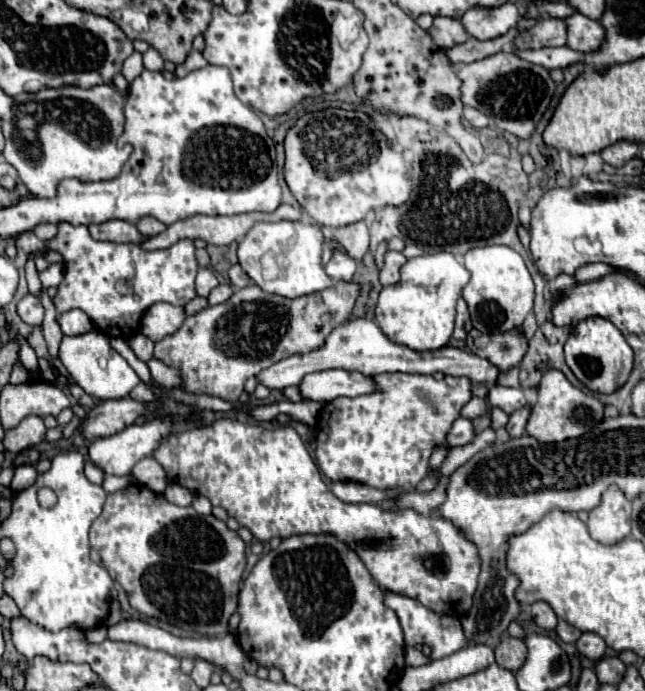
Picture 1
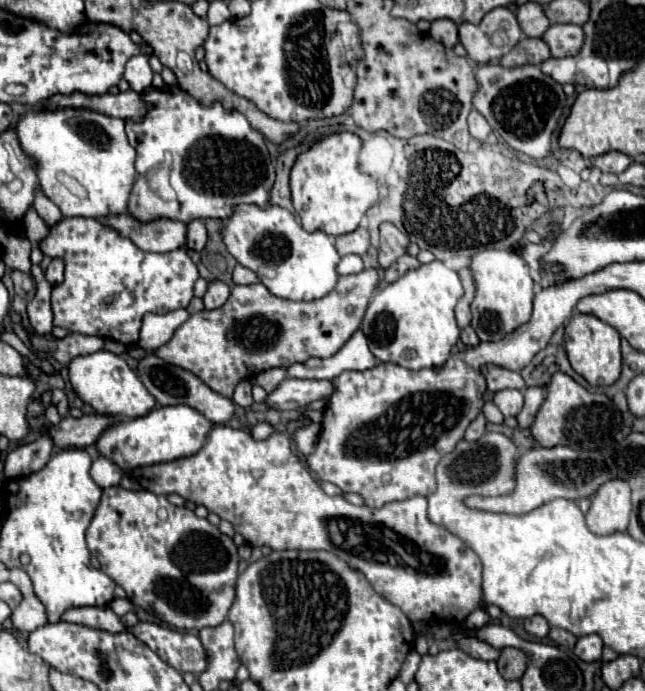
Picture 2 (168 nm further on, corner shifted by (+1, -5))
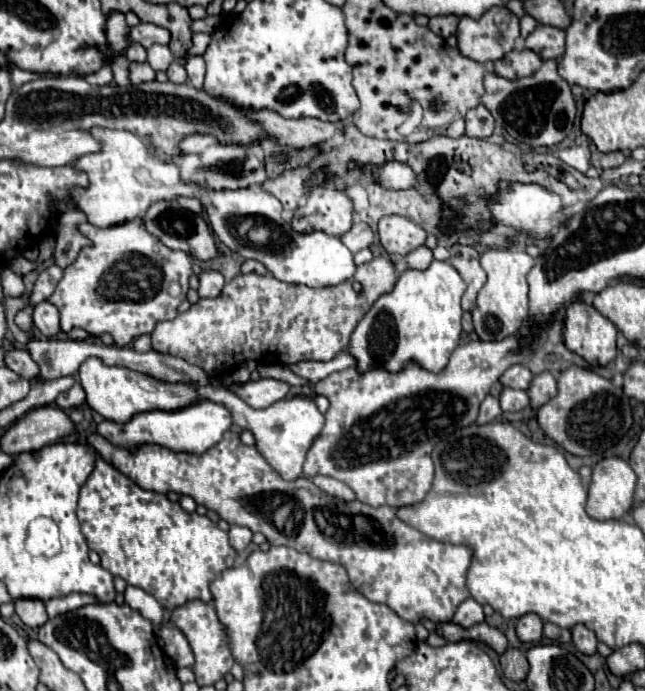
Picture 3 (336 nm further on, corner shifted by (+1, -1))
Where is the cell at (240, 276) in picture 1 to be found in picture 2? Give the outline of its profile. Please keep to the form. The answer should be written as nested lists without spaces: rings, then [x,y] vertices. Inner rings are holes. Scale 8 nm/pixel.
[[[237,264],[235,270],[233,270],[233,282],[235,284],[255,284],[257,276],[249,268],[243,268],[241,264]]]

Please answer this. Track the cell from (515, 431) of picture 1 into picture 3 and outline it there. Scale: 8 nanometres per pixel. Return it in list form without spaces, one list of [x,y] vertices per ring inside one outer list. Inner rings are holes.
[[[541,372],[533,378],[531,388],[527,390],[529,398],[531,398],[531,406],[539,408],[543,404],[547,404],[555,394],[557,394],[557,378],[551,372]]]

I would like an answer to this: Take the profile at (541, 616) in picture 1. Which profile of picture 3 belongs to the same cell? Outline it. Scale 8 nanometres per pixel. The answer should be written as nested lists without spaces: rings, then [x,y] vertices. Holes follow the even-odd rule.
[[[525,614],[517,620],[517,636],[521,642],[537,642],[543,636],[543,622],[535,614]]]

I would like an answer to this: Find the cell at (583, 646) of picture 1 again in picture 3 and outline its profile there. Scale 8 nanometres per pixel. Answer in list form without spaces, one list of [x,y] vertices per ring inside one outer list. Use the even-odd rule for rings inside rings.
[[[575,624],[571,628],[573,634],[573,644],[579,652],[583,654],[595,654],[597,652],[597,636],[583,624]]]

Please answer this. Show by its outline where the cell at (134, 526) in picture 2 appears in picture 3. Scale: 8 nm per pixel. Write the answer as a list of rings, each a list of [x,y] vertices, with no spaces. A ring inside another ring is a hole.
[[[97,458],[91,476],[81,486],[77,516],[89,548],[101,556],[101,566],[113,576],[121,576],[127,584],[139,586],[141,590],[157,598],[159,604],[167,610],[173,610],[187,600],[209,602],[211,580],[215,580],[223,570],[233,568],[237,558],[237,552],[229,544],[227,532],[219,530],[219,526],[207,516],[199,516],[197,512],[189,514],[179,504],[169,502],[165,494],[139,488],[103,458]]]

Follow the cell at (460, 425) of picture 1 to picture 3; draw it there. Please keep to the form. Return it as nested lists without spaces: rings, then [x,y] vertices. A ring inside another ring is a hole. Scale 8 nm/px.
[[[487,396],[481,404],[481,410],[479,410],[479,416],[477,416],[477,424],[487,424],[495,418],[501,416],[501,408],[499,408],[499,398],[495,396]]]

